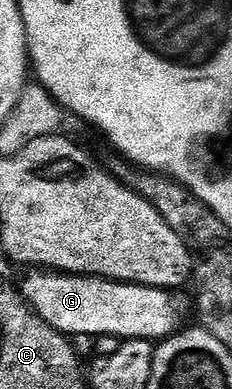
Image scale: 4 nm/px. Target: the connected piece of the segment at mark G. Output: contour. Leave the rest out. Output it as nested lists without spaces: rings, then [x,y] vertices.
[[[36,269],[24,279],[24,284],[19,284],[18,290],[28,302],[29,308],[36,312],[46,325],[58,329],[63,335],[77,337],[76,335],[113,335],[121,341],[125,339],[150,339],[163,341],[170,335],[175,335],[189,322],[188,307],[190,311],[190,299],[176,289],[165,289],[162,287],[143,287],[137,283],[118,283],[114,279],[99,279],[97,275],[66,275],[49,271],[47,269]]]

